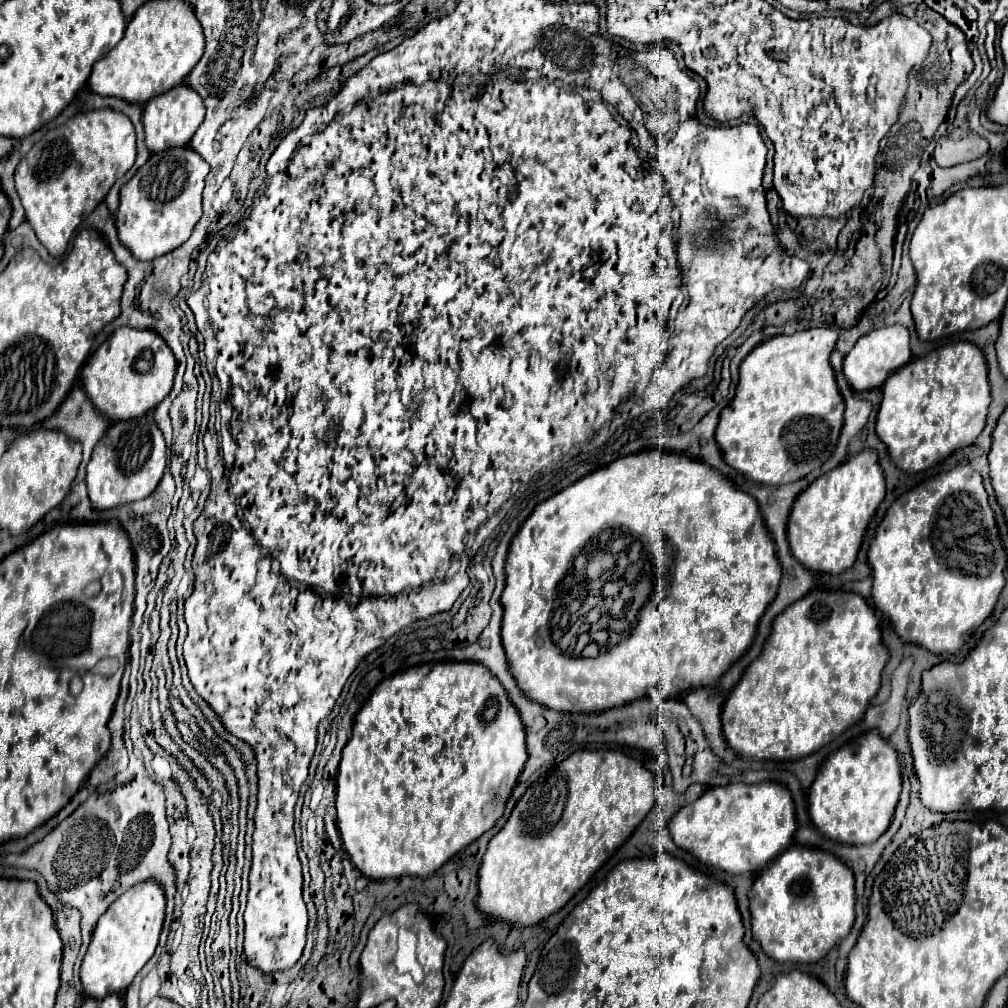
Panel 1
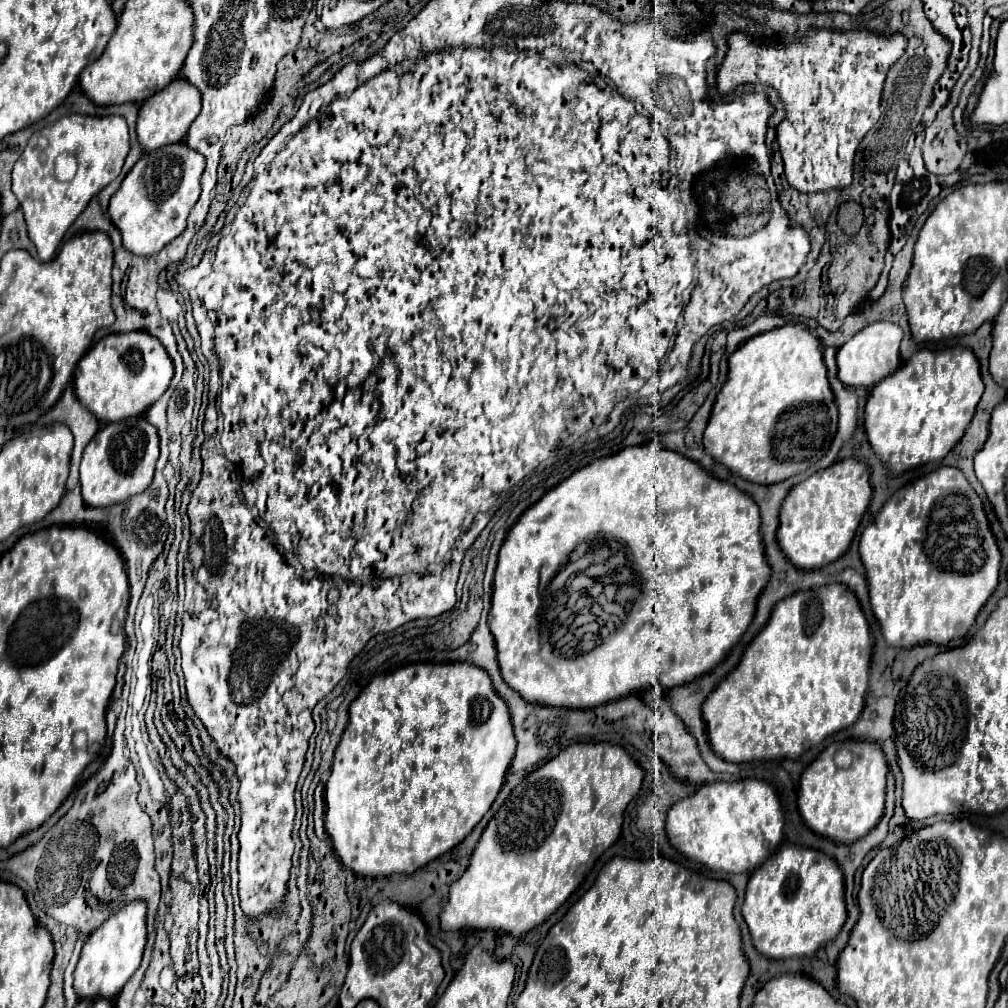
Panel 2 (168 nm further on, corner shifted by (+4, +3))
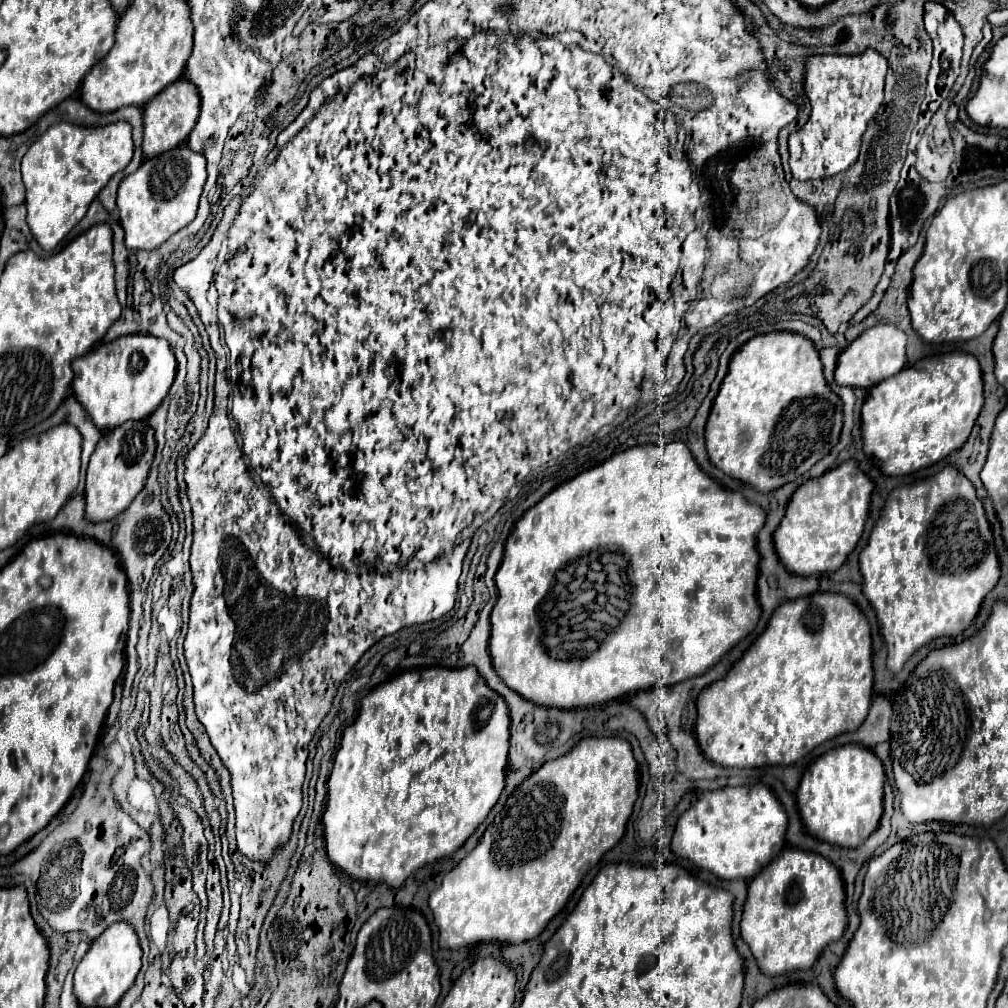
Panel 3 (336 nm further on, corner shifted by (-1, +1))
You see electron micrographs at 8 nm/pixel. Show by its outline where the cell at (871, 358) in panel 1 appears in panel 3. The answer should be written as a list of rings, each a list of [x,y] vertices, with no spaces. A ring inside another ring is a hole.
[[[879,324],[865,330],[865,334],[861,334],[845,348],[845,352],[841,352],[835,370],[835,382],[851,388],[865,388],[865,390],[873,388],[875,384],[895,376],[905,368],[905,344],[907,334],[897,326]]]

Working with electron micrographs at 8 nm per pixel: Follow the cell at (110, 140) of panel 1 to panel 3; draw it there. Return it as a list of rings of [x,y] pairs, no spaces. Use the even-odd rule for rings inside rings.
[[[71,122],[51,124],[21,160],[23,184],[27,188],[27,224],[39,246],[51,252],[67,232],[79,224],[89,204],[105,184],[131,162],[133,140],[129,122],[105,126],[81,126]]]

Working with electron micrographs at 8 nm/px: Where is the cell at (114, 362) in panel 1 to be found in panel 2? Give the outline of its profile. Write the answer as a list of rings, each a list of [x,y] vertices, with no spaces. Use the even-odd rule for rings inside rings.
[[[138,330],[130,334],[110,334],[94,344],[74,370],[76,398],[100,422],[118,422],[148,410],[170,386],[174,364],[152,334]]]

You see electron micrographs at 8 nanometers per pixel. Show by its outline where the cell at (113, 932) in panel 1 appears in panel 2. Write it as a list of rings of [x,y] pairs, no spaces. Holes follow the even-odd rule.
[[[142,900],[130,902],[112,914],[96,932],[86,940],[78,966],[74,970],[74,990],[80,998],[112,998],[118,996],[122,986],[138,970],[146,946],[146,904]]]

